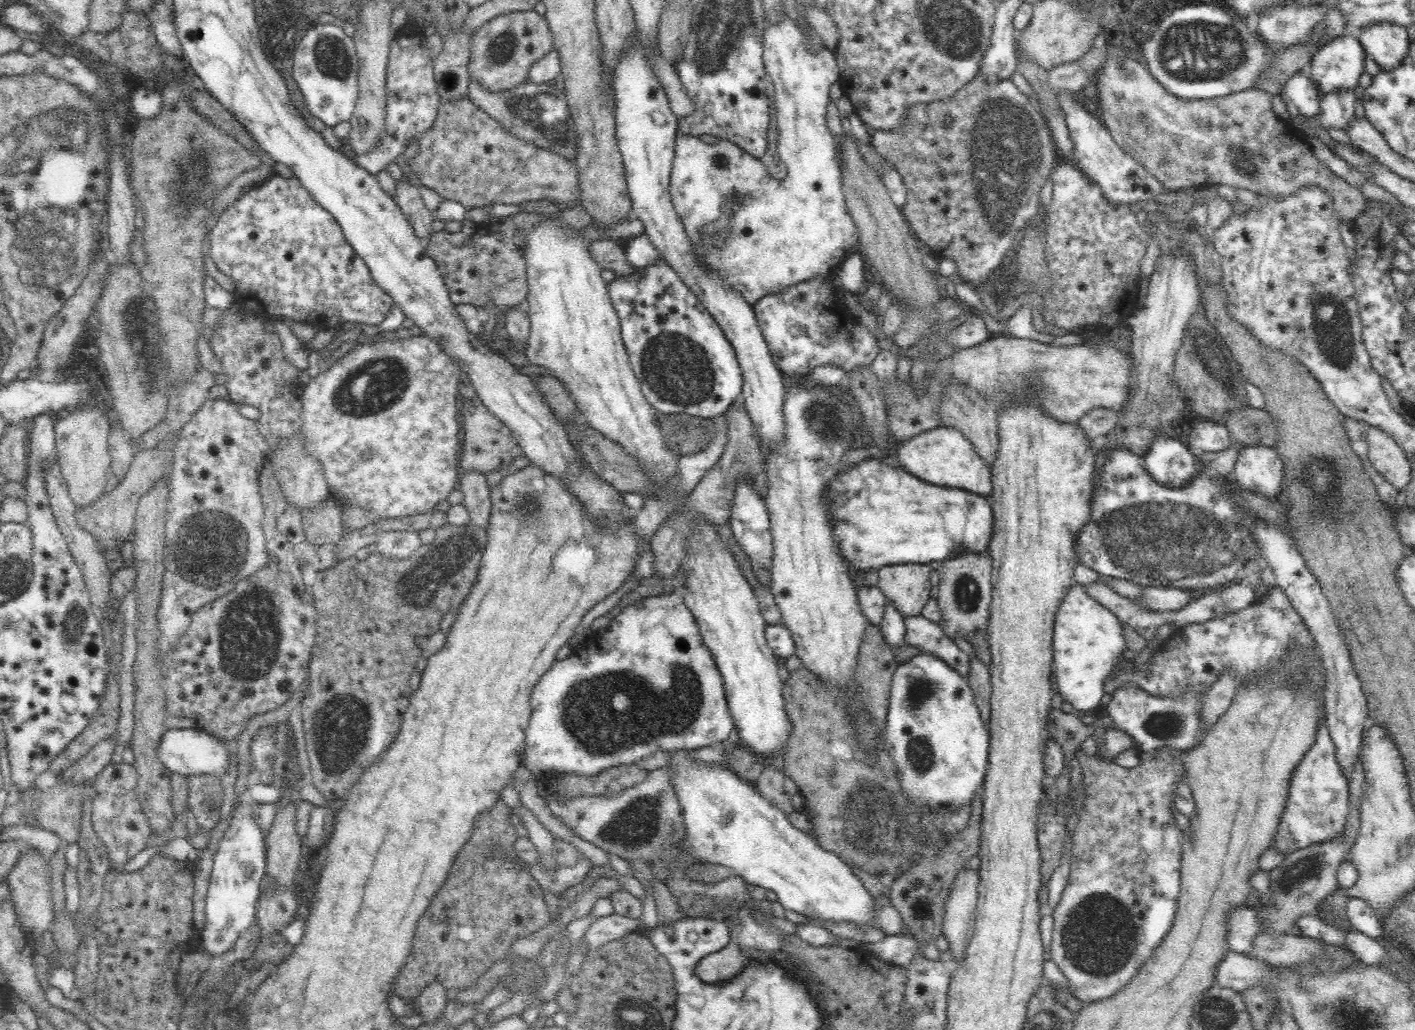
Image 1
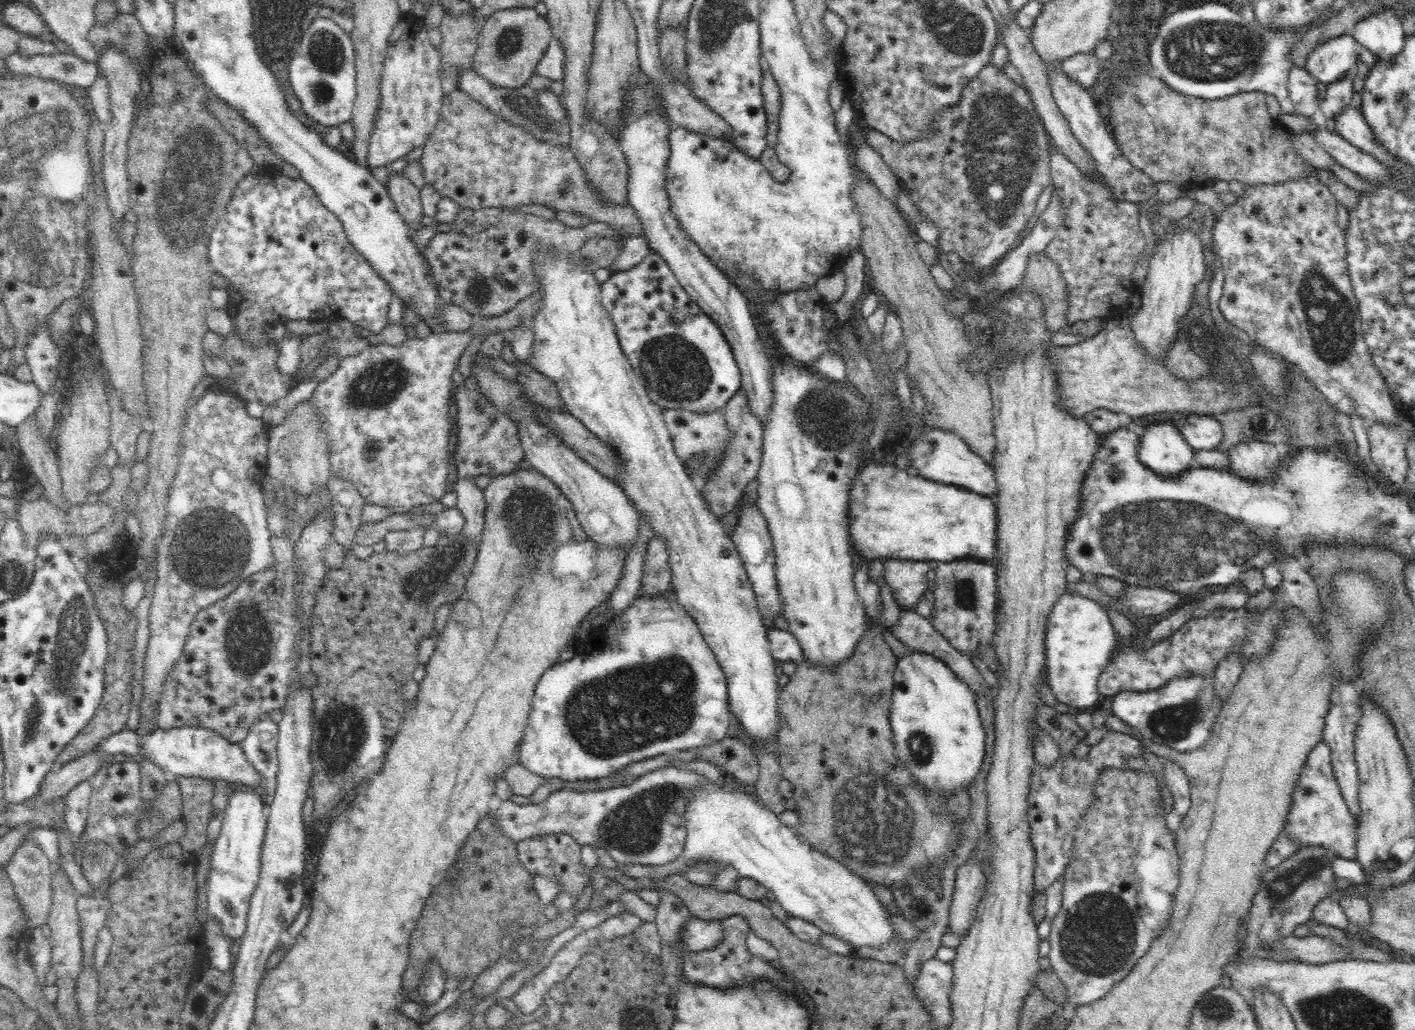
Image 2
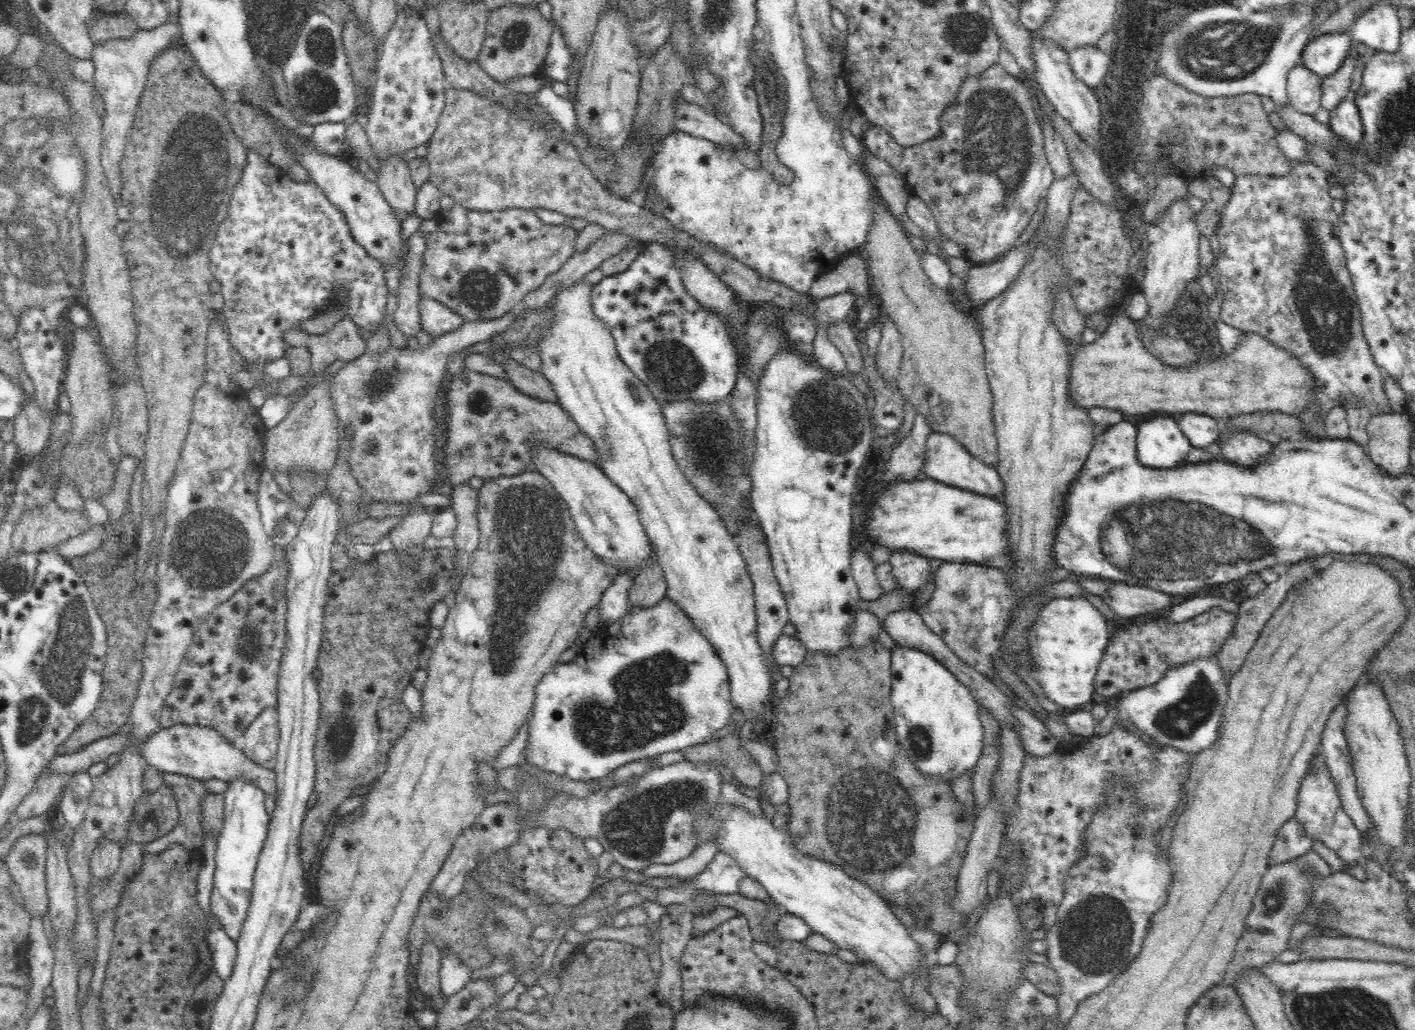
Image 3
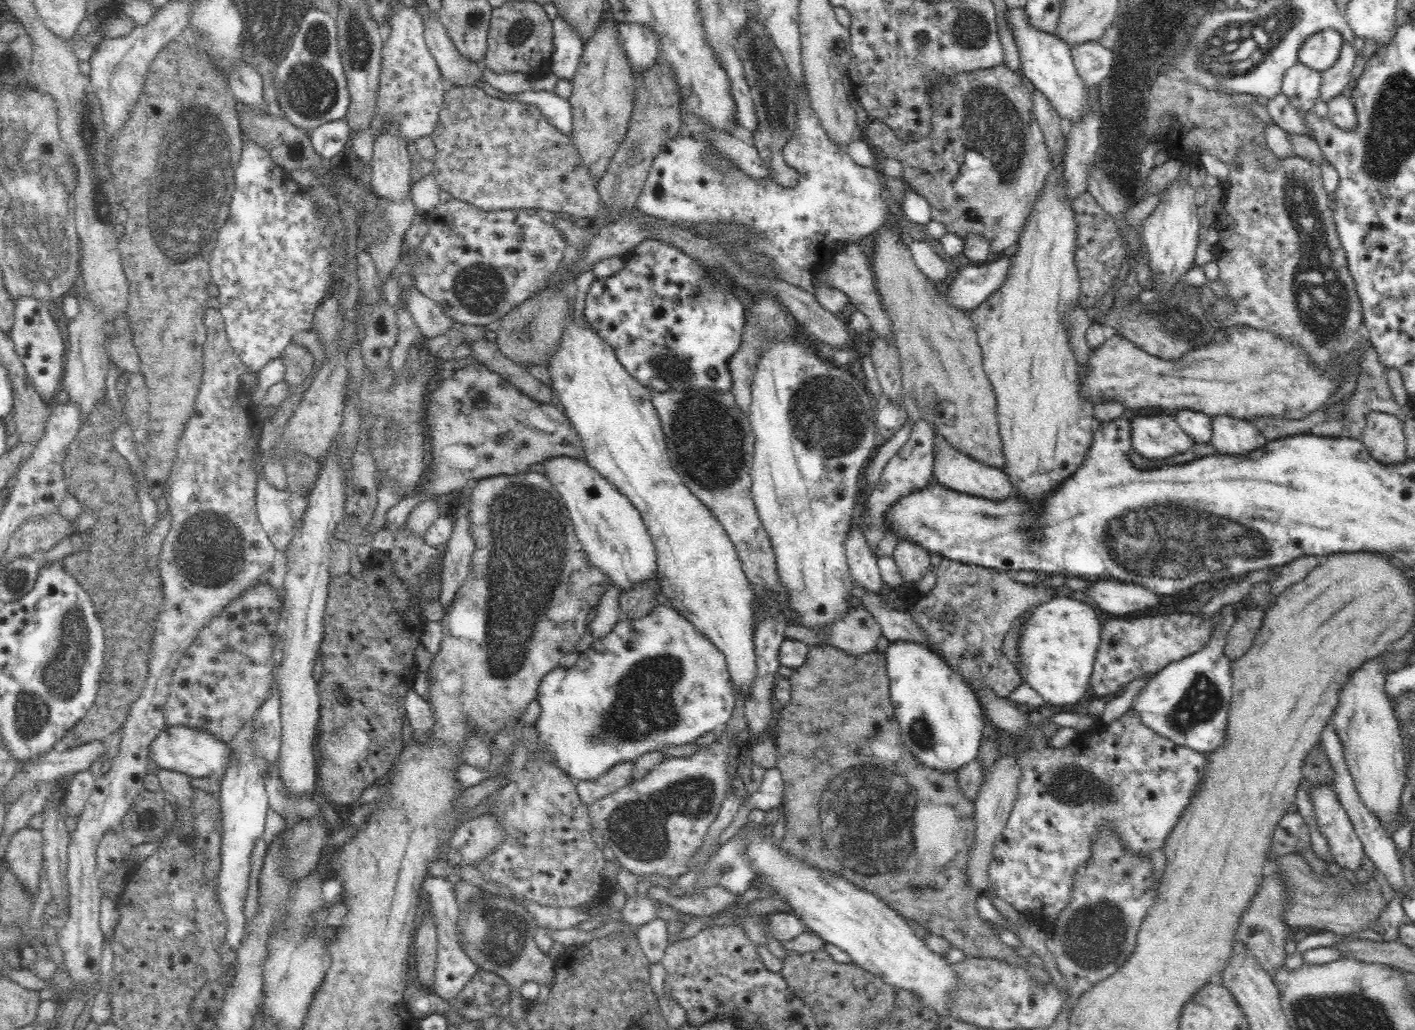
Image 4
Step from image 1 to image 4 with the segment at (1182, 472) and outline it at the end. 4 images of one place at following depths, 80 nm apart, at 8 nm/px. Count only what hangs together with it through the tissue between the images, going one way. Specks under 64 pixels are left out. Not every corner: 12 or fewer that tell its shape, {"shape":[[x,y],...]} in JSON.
{"shape":[[1175,417],[1131,419],[1131,446],[1164,460],[1197,446]]}

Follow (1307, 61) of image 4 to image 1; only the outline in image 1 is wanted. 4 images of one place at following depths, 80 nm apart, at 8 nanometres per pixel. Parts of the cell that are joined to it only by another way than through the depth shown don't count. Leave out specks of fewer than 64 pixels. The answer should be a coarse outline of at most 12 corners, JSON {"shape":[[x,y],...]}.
{"shape":[[1343,34],[1317,50],[1307,72],[1321,93],[1353,90],[1366,55]]}

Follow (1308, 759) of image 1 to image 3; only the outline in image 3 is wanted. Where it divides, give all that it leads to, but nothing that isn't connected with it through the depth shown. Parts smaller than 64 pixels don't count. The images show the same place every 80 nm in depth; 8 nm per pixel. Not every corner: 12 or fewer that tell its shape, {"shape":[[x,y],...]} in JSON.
{"shape":[[1320,750],[1302,779],[1294,817],[1346,865],[1361,832],[1341,806]]}

